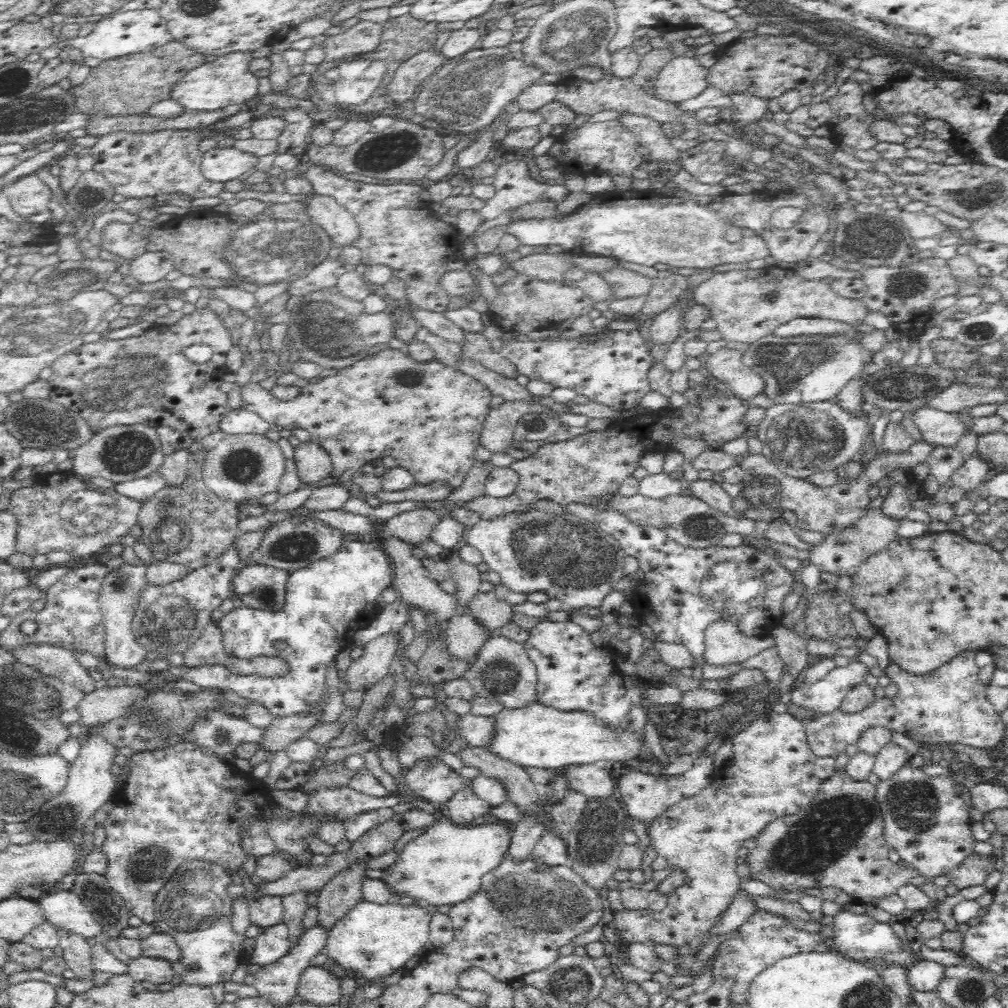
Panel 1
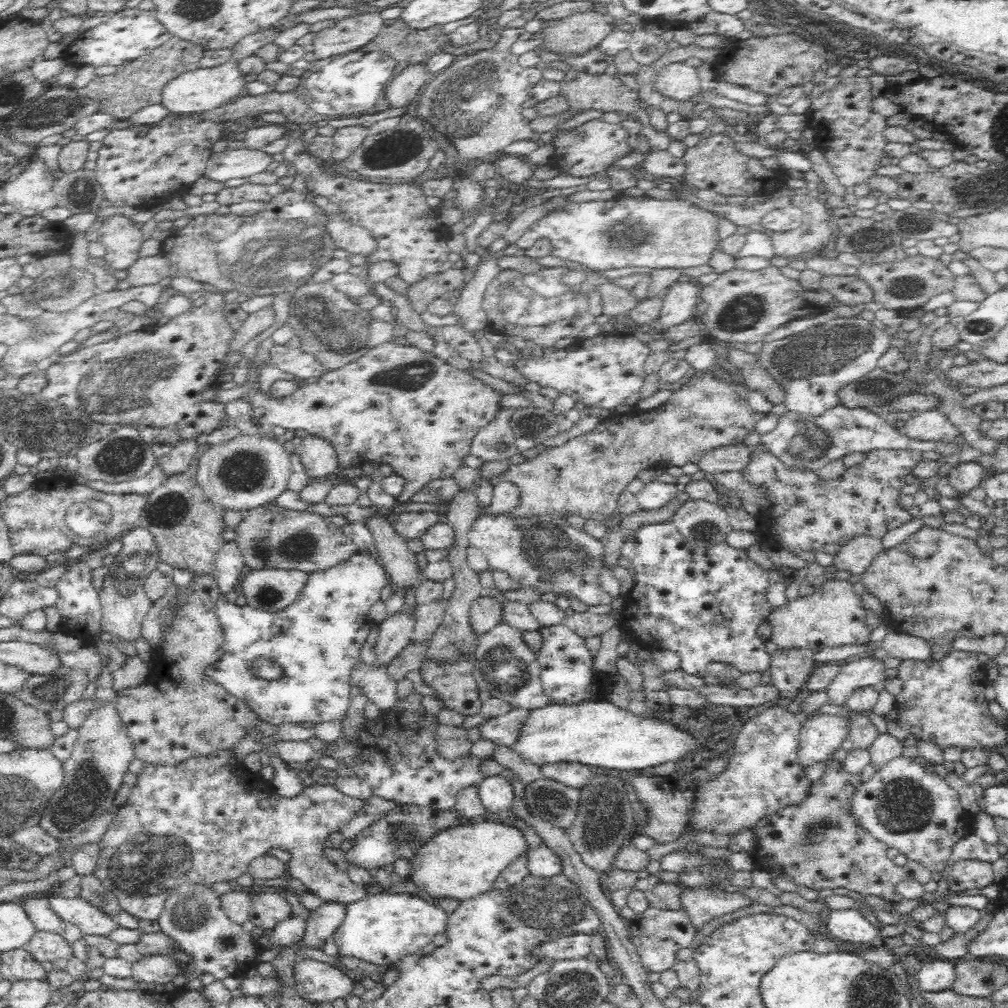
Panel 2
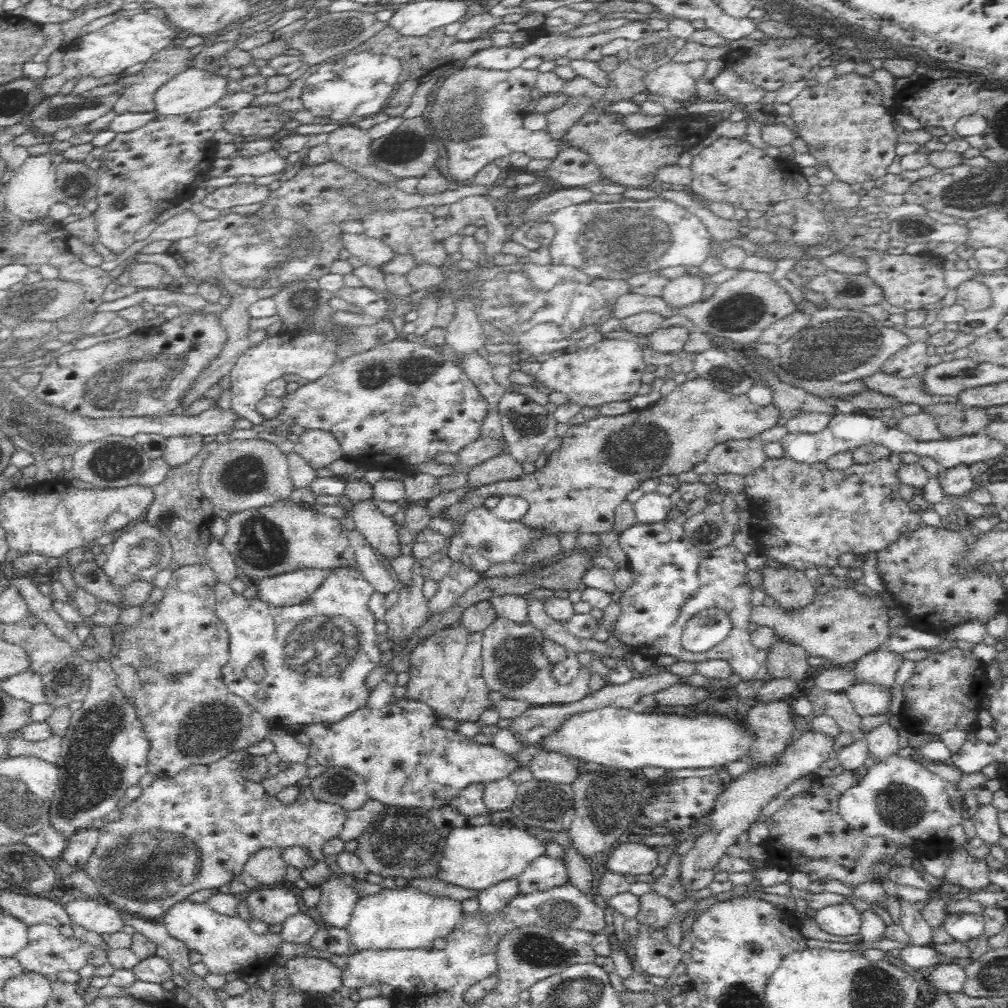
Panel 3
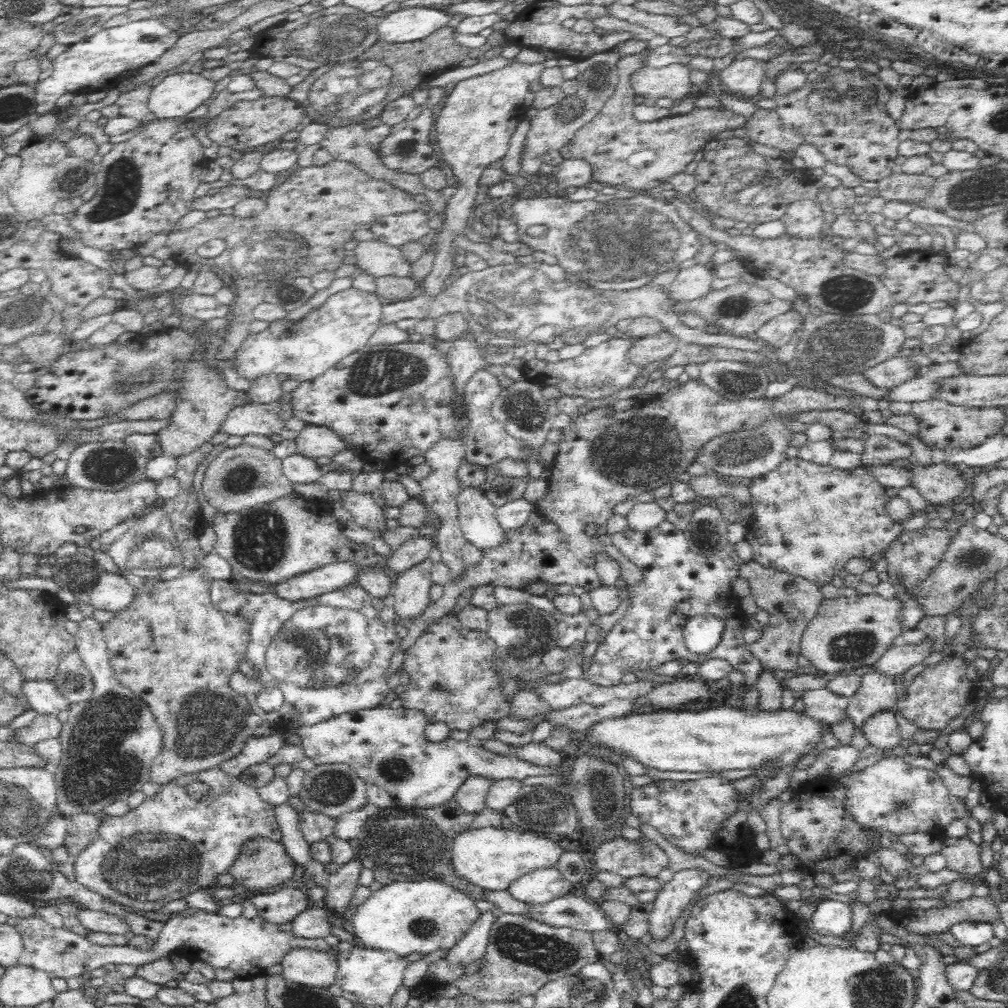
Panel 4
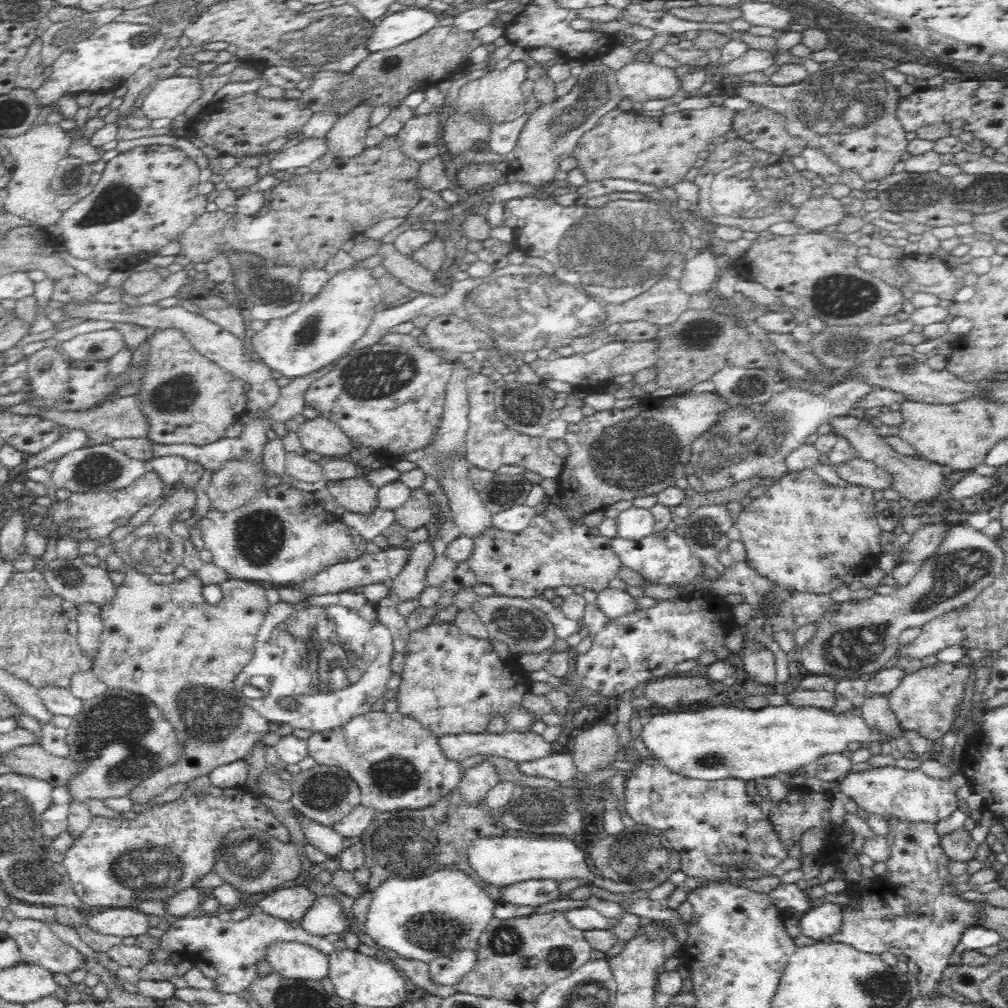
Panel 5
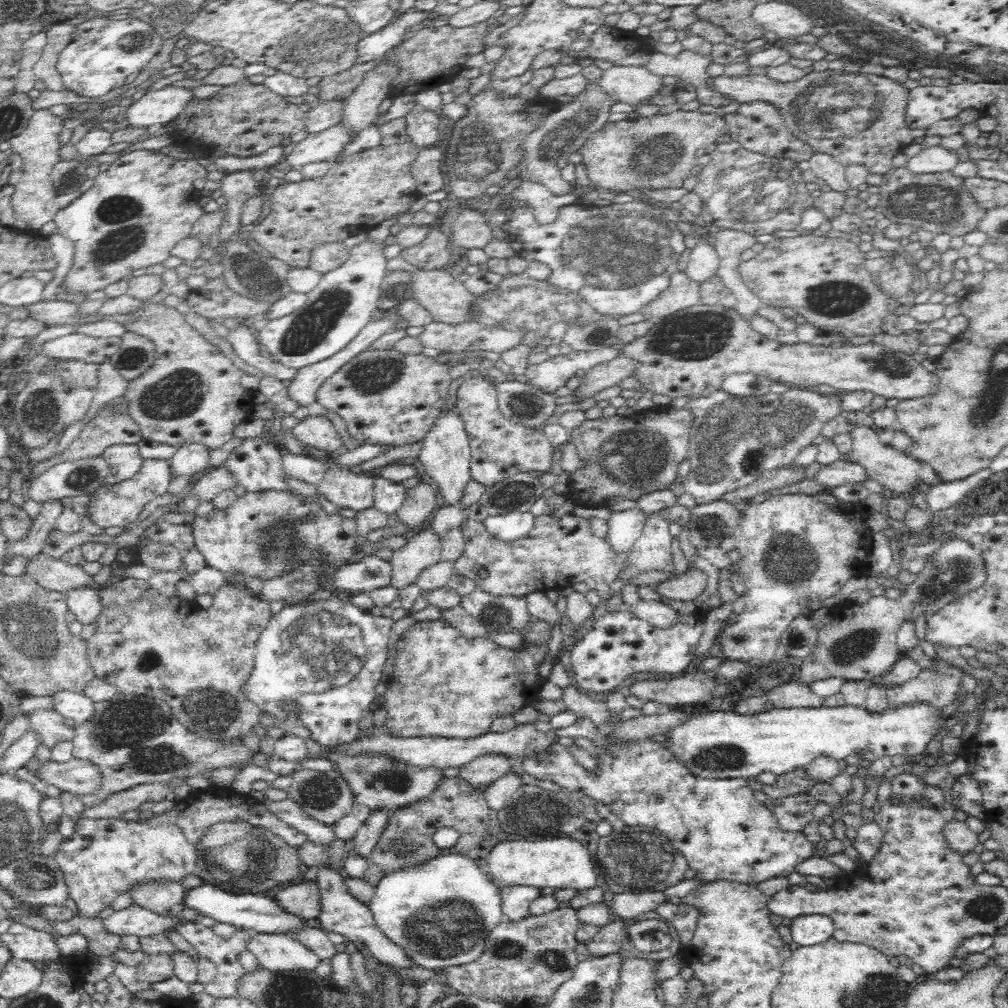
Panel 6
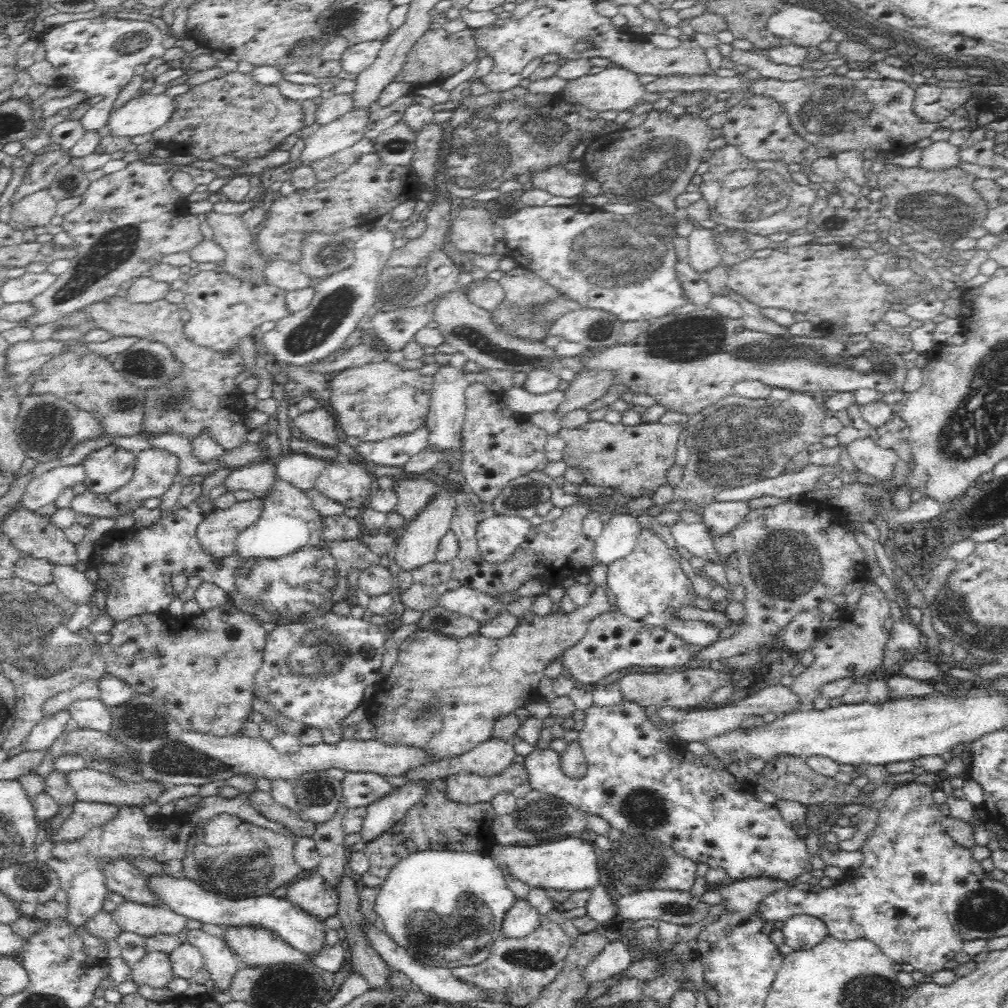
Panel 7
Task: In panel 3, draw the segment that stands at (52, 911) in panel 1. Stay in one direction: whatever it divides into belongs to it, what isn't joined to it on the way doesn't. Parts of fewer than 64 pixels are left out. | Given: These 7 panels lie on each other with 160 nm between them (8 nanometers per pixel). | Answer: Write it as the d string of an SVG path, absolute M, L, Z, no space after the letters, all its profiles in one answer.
M79 896L64 906L64 910L76 923L89 932L98 935L121 932L125 924L119 910L106 901Z

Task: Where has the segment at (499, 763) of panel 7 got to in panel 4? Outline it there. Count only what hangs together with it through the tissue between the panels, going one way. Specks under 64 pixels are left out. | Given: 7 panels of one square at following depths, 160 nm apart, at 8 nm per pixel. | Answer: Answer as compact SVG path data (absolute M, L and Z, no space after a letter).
M480 775L468 777L454 796L454 800L464 813L474 814L486 810L486 798L493 780Z

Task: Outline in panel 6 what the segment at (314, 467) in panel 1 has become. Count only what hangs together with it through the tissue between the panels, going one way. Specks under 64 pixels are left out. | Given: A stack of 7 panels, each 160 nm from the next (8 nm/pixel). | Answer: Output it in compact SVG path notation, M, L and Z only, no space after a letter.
M308 415L291 430L303 446L314 446L314 448L329 452L333 456L344 450L340 435L334 429L332 421L321 415Z

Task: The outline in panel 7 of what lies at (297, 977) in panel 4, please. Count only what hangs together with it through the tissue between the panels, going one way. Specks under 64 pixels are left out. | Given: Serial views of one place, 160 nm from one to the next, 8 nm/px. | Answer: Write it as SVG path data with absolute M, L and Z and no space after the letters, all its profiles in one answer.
M256 926L227 927L224 930L224 941L236 954L237 960L246 966L309 961L306 954L290 947L276 932Z

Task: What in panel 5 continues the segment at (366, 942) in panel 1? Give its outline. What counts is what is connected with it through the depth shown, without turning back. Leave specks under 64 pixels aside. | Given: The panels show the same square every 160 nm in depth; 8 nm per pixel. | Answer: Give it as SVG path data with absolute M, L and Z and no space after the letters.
M454 866L420 878L394 877L372 891L365 921L370 938L388 950L408 958L432 962L462 949L478 949L479 937L494 918L498 901Z

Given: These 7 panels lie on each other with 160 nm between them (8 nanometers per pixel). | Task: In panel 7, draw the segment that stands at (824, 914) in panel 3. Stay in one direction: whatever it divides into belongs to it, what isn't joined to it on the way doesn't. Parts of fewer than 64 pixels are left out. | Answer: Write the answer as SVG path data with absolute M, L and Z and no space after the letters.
M806 914L790 917L781 928L784 944L792 950L812 949L827 938L827 926L819 918Z

